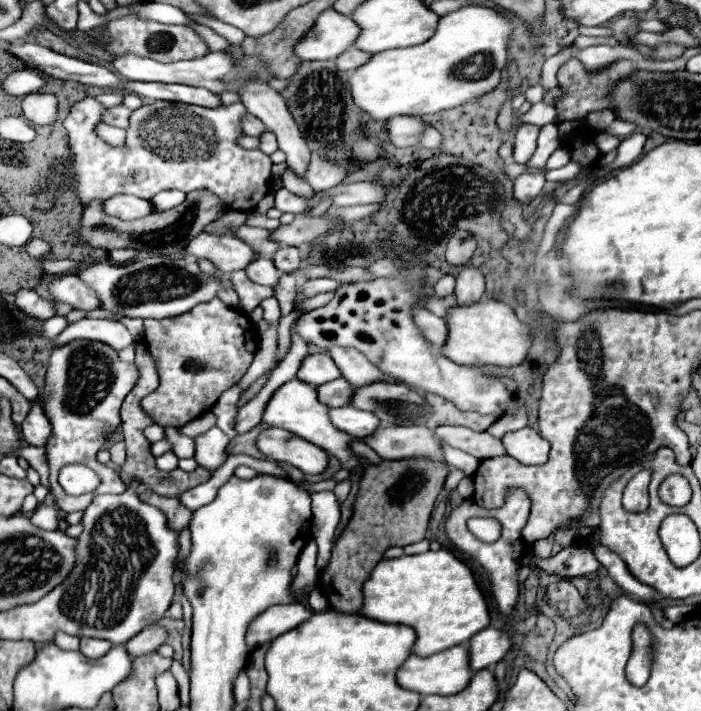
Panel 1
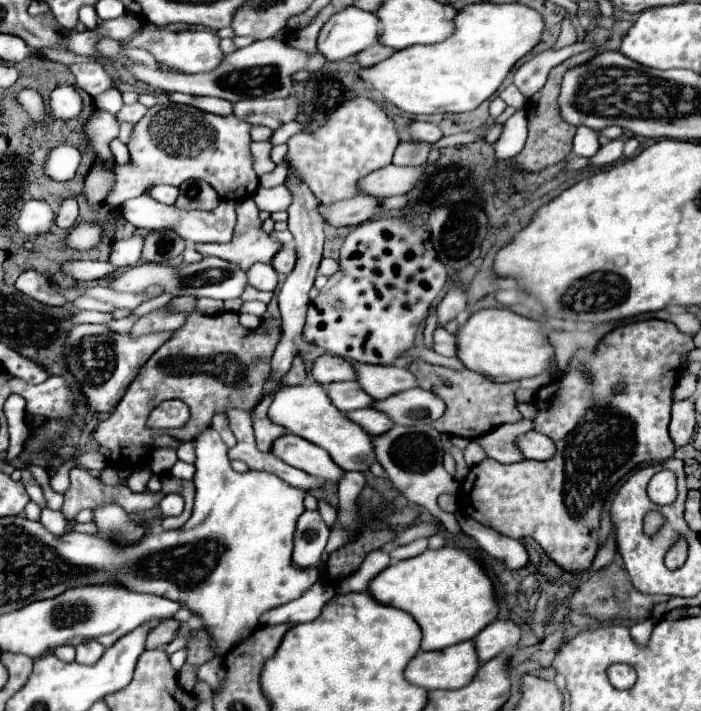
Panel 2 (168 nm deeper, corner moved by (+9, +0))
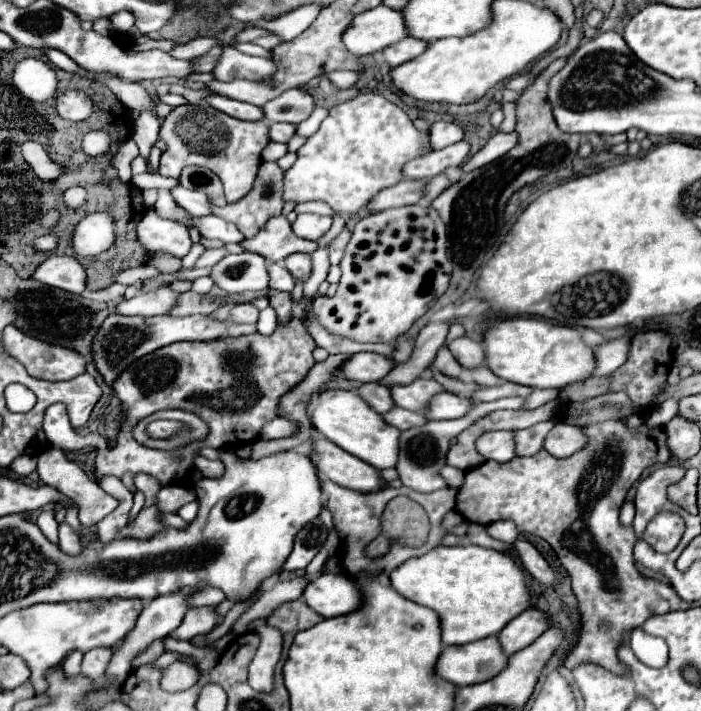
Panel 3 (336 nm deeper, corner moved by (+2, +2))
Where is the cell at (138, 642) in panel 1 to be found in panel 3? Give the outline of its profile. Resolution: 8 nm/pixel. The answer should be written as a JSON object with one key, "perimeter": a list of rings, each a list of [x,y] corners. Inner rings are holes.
{"perimeter":[[[212,606],[198,608],[198,610],[188,610],[182,624],[170,632],[170,638],[176,640],[192,640],[198,634],[210,632],[218,622],[218,616]]]}

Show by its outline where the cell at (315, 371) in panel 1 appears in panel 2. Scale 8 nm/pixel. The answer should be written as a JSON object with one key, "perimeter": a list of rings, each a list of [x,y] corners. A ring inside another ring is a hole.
{"perimeter":[[[323,354],[315,360],[311,376],[319,382],[319,384],[329,384],[329,382],[347,382],[347,380],[355,380],[355,368],[349,360],[343,360],[339,356],[331,356],[331,354]]]}

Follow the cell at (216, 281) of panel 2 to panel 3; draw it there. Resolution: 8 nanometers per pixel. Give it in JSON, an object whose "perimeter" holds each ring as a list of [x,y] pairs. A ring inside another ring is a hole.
{"perimeter":[[[226,254],[210,272],[214,284],[226,294],[258,292],[268,288],[266,260],[258,254]]]}

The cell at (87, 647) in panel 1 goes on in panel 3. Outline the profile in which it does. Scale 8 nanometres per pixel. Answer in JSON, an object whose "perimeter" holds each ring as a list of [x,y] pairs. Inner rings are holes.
{"perimeter":[[[106,646],[92,648],[90,652],[84,654],[82,674],[90,676],[90,678],[94,678],[94,680],[100,680],[102,674],[104,674],[106,664],[110,662],[110,656],[112,656],[112,648],[106,648]]]}

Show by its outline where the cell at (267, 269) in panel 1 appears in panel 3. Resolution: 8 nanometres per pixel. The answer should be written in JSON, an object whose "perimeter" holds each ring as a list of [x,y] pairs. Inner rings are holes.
{"perimeter":[[[270,264],[268,266],[268,274],[270,274],[270,288],[274,290],[284,290],[284,292],[292,292],[294,288],[294,278],[292,274],[286,270],[284,264]]]}

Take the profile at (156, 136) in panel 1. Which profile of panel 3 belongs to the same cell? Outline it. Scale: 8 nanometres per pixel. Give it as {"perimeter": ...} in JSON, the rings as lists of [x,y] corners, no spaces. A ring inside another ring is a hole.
{"perimeter":[[[186,104],[176,106],[160,122],[160,140],[166,144],[166,152],[160,158],[160,174],[170,178],[180,178],[184,166],[204,166],[210,168],[224,184],[224,194],[228,202],[238,202],[244,198],[256,180],[260,168],[260,152],[268,144],[268,126],[264,120],[246,122],[232,118],[224,112],[214,110],[208,104]]]}

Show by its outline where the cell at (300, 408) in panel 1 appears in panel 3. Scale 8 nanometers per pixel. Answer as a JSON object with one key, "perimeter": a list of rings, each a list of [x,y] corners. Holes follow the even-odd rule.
{"perimeter":[[[324,390],[318,392],[312,400],[310,422],[312,426],[326,436],[330,442],[346,450],[348,454],[368,462],[374,468],[394,468],[398,460],[398,434],[400,430],[382,422],[382,416],[374,412],[362,398],[352,390]]]}

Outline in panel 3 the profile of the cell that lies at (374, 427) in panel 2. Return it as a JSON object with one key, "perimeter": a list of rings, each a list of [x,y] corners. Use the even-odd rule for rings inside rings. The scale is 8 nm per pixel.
{"perimeter":[[[394,406],[386,414],[382,414],[382,418],[384,418],[386,424],[390,424],[390,426],[394,426],[398,430],[408,430],[410,426],[422,426],[422,422],[426,422],[422,414],[410,412],[410,410],[398,408],[398,406]]]}

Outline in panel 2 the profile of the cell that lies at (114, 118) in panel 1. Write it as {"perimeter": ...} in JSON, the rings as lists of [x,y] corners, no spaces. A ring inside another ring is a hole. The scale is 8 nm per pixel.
{"perimeter":[[[135,102],[135,104],[131,104],[131,106],[123,106],[123,110],[117,114],[117,118],[119,118],[119,122],[123,122],[123,120],[129,120],[129,122],[139,122],[145,114],[147,114],[147,106],[143,106],[143,104],[139,104],[139,102]]]}

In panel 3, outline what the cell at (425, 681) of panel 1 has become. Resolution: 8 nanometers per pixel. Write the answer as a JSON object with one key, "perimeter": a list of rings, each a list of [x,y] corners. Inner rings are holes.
{"perimeter":[[[488,636],[462,646],[444,646],[438,662],[436,674],[454,686],[480,684],[494,678],[508,662],[502,652],[498,638]]]}

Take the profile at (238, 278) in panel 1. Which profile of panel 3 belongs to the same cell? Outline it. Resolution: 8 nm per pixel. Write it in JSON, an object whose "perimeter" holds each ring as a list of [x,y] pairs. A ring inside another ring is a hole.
{"perimeter":[[[268,290],[268,298],[270,298],[270,306],[276,308],[278,312],[278,320],[284,322],[290,318],[290,294],[288,292],[278,292],[278,290]]]}

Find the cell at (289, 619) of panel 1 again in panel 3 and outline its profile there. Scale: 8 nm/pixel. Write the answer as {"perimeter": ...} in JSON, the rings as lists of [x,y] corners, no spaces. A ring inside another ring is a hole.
{"perimeter":[[[324,574],[308,584],[302,594],[304,602],[324,618],[348,614],[358,606],[358,586],[346,576]]]}

